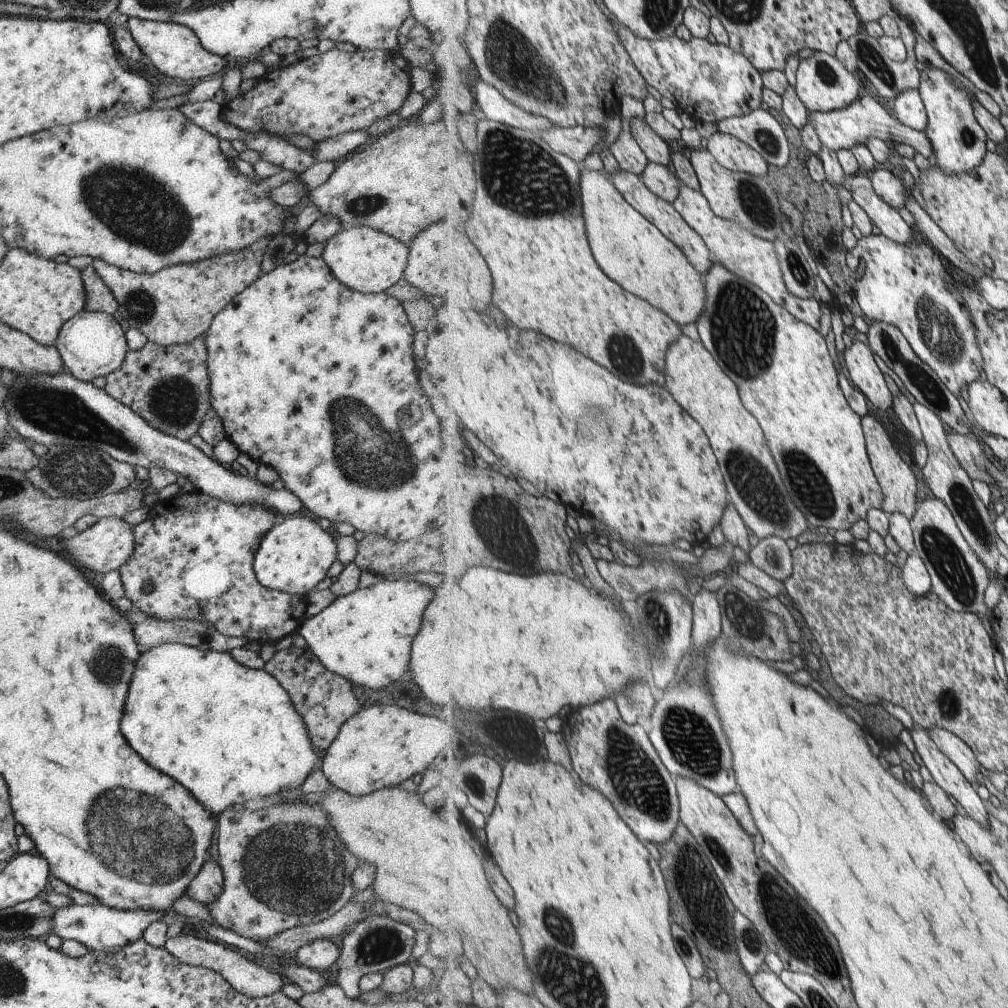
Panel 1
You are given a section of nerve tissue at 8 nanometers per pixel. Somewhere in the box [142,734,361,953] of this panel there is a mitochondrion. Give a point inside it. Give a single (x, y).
(278, 871)

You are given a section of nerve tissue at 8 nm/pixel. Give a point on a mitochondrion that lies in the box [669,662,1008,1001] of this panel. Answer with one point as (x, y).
(792, 927)

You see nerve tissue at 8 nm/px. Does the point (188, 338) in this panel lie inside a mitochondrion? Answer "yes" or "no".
no

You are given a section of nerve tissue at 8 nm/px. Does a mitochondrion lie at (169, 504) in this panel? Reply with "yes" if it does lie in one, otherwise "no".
no

